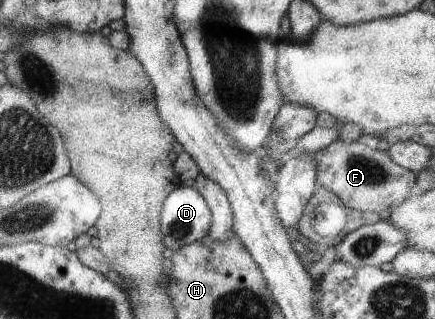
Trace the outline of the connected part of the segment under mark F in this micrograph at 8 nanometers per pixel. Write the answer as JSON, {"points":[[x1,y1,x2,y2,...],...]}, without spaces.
{"points":[[334,140,315,152,313,158,317,162,319,185,337,193,349,209,381,214,412,196,417,184,416,172,398,165,390,152,378,150,364,140,351,143]]}

